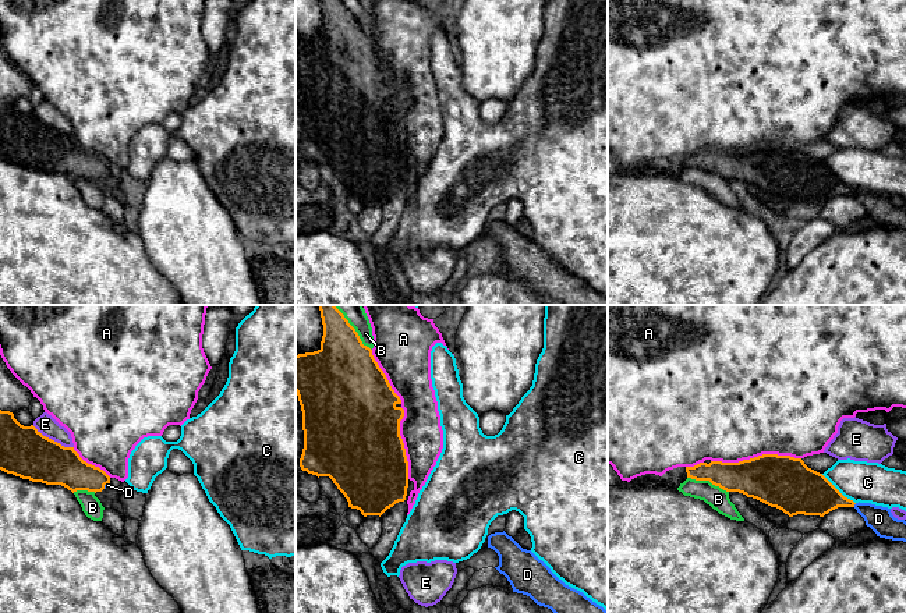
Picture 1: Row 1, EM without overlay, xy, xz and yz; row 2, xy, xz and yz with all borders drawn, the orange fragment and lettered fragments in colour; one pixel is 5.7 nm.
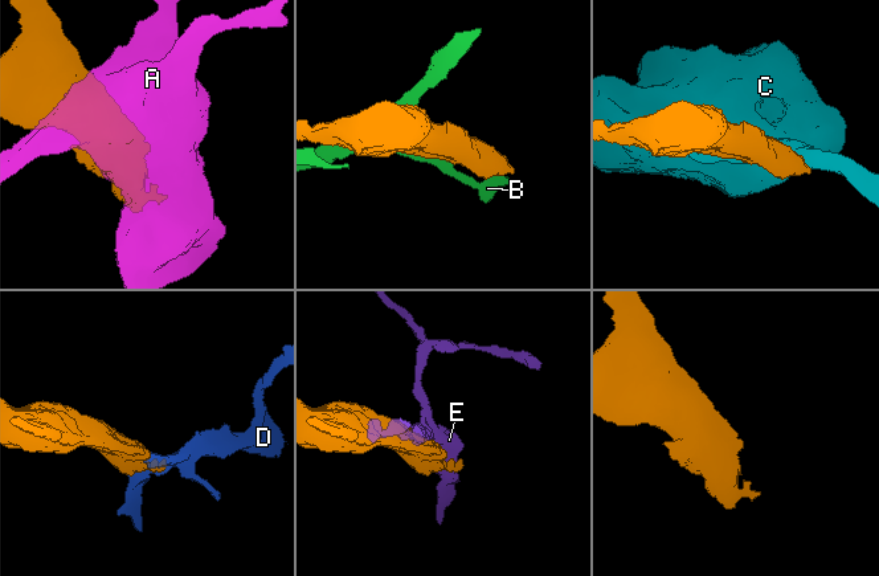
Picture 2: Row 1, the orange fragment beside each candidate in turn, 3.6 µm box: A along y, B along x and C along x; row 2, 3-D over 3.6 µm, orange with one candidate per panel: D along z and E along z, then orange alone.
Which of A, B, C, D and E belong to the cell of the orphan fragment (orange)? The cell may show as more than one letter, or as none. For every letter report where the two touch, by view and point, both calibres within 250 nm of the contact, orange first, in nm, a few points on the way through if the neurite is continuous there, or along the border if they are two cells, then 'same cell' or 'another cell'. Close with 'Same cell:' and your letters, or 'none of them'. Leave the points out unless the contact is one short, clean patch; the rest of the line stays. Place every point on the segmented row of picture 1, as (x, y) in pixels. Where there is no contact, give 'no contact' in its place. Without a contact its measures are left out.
A: meets orange in yz at (756, 457); 300 nm thick on the orange side, 500 nm on the other; another cell
B: meets orange in xz at (354, 329); 380 nm thick on the orange side, 140 nm on the other; another cell
C: meets orange in yz at (837, 489); 300 nm thick on the orange side, 240 nm on the other; border along yz (821, 474), (855, 503); another cell
D: meets orange in yz at (855, 503); 240 nm thick on the orange side, 150 nm on the other; same cell
E: meets orange in xy at (53, 440); 280 nm thick on the orange side, 120 nm on the other; another cell
Same cell: D

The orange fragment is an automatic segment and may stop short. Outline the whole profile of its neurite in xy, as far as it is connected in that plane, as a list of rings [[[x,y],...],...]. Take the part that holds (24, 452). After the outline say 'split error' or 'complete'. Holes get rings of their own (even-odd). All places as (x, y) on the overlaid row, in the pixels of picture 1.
[[[0,410],[0,470],[46,485],[71,490],[102,492],[110,476],[84,461],[74,447],[43,436],[33,425],[24,426],[10,411]]]; complete

